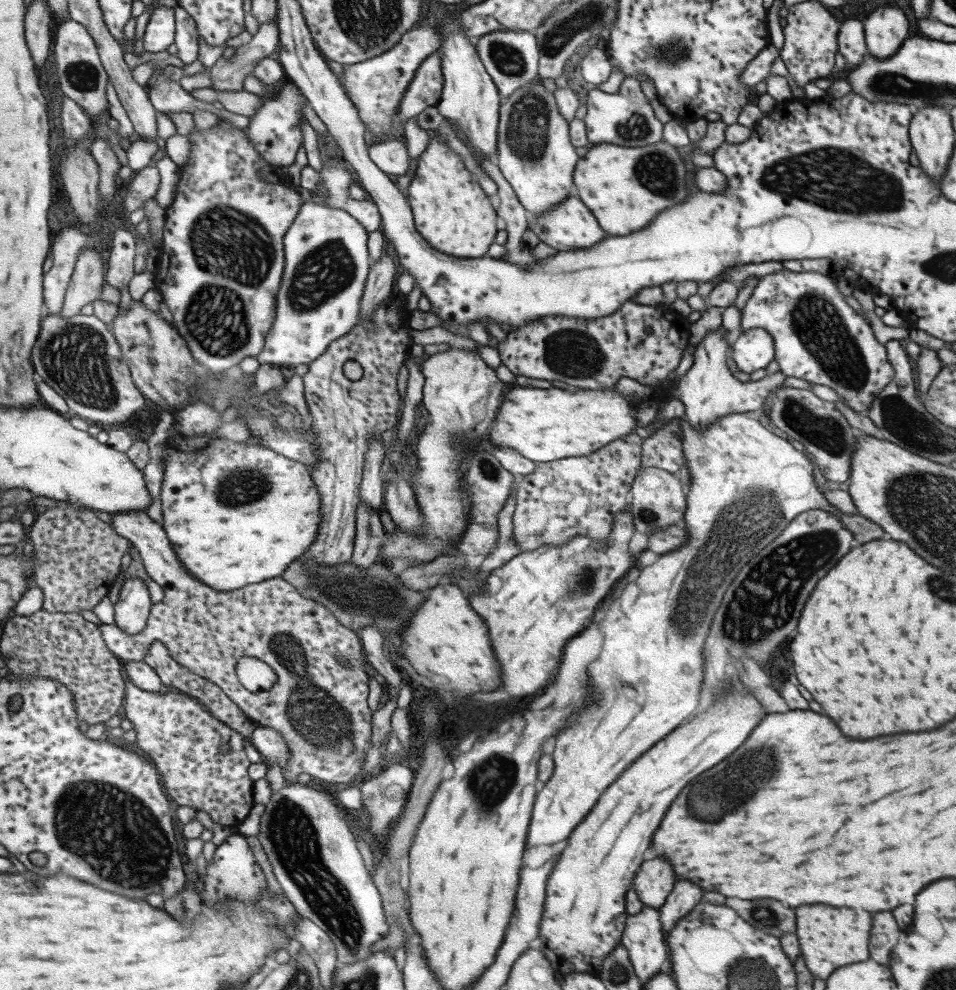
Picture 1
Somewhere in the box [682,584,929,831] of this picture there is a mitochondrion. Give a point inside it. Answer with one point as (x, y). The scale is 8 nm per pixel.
(751, 772)

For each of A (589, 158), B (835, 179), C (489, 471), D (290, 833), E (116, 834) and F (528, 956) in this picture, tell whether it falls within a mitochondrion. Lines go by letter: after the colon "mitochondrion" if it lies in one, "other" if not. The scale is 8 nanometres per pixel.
A: other
B: mitochondrion
C: mitochondrion
D: mitochondrion
E: mitochondrion
F: other

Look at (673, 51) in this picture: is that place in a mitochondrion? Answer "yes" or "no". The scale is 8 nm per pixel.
yes

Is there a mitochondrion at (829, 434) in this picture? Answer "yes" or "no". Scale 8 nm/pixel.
yes

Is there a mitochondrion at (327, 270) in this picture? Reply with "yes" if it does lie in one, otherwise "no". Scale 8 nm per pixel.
yes

